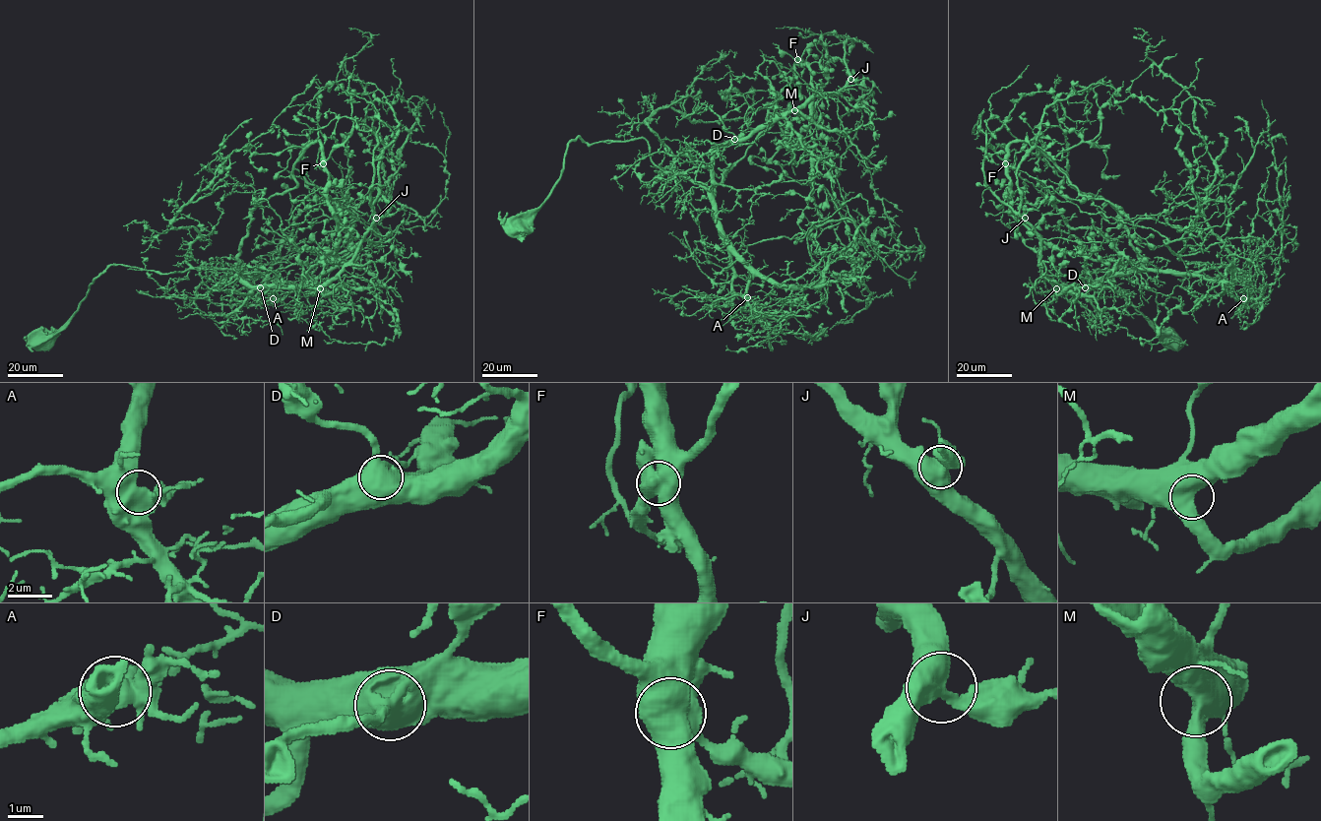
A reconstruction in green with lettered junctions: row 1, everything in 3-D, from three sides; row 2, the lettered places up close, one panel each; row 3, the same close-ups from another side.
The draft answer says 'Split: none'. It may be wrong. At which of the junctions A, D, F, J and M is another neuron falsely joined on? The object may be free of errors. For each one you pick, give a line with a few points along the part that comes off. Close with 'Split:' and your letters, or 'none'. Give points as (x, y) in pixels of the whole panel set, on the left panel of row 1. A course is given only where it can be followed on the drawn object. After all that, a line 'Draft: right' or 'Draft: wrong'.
F: foreign part runs (323, 162), (342, 211), (378, 242), (332, 256), (303, 251), (263, 218), (250, 185), (221, 167), (194, 175)
Split: F
Draft: wrong

